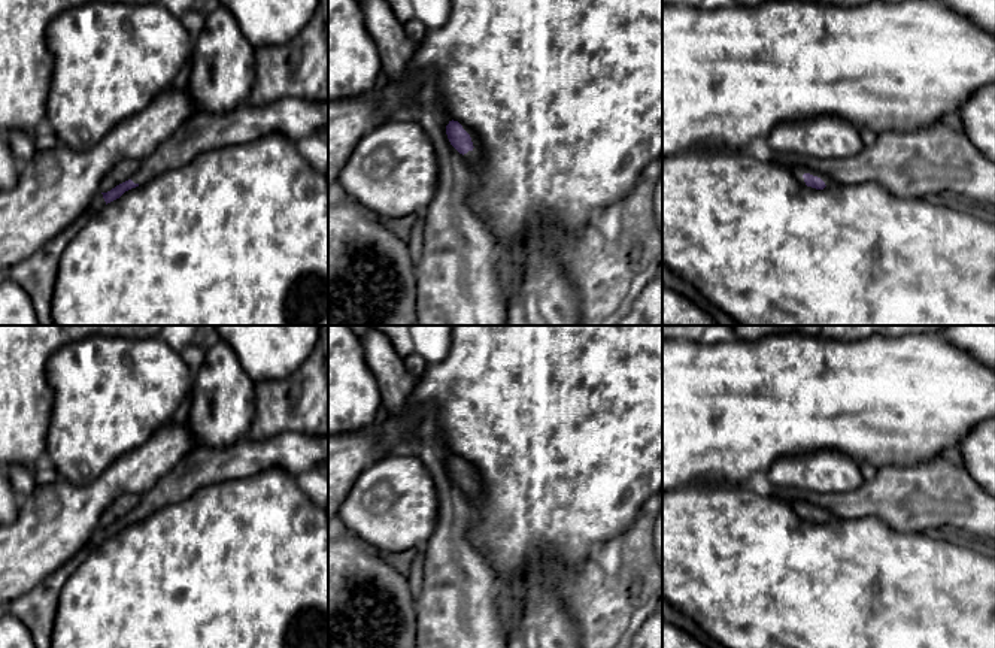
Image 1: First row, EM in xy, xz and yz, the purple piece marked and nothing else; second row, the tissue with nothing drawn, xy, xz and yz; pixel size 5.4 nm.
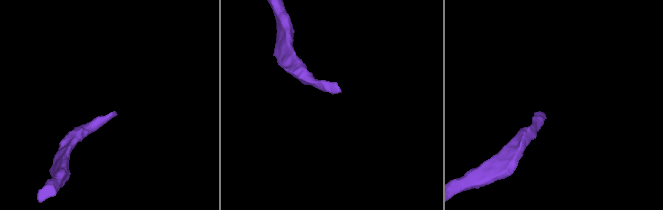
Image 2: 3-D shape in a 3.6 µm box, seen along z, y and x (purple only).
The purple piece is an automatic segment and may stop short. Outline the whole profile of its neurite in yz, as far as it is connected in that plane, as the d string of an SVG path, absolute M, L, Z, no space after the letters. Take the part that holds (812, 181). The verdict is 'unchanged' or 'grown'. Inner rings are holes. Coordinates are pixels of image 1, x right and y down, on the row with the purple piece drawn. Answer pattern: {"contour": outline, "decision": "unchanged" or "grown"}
{"contour": "M804 173L803 178L807 187L812 187L816 190L823 190L825 187L832 184L832 179L823 173L819 173L817 176Z", "decision": "grown"}

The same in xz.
{"contour": "M449 121L446 134L451 145L465 157L470 164L480 163L483 148L479 140L473 140L458 121Z", "decision": "grown"}

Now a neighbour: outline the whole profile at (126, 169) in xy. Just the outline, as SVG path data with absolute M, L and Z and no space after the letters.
M122 160L109 173L104 175L100 184L100 193L107 193L116 185L131 179L140 166L139 160Z

